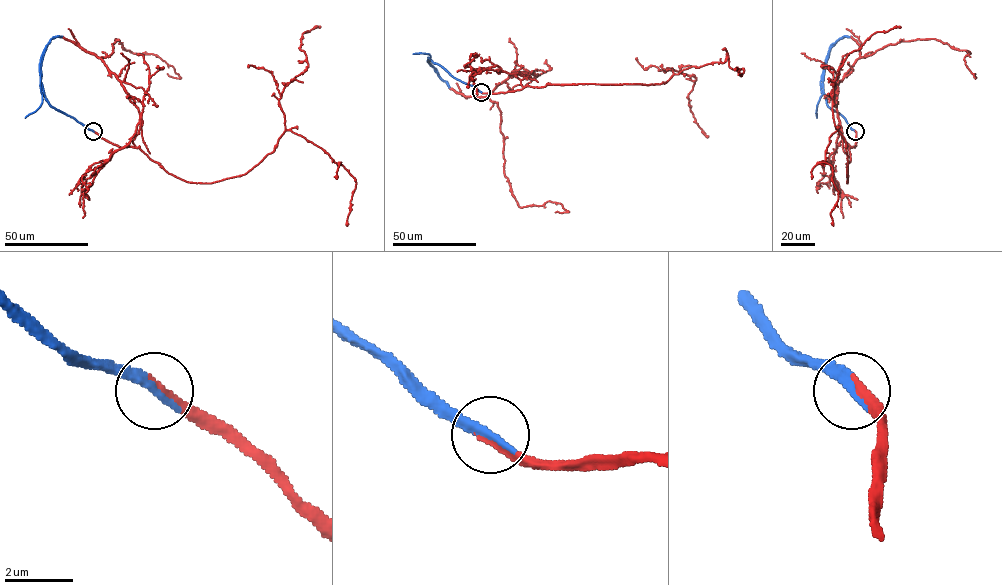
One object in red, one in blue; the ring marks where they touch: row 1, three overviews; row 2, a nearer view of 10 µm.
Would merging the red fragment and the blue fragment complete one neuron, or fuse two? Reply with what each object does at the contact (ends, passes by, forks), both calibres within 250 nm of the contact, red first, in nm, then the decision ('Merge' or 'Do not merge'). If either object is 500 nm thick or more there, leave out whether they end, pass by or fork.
At the ring red ends. At the ring blue ends. Thickness 300 nm (red) against 320 nm. Merge

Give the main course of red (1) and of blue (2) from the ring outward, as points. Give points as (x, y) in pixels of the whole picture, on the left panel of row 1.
1: (93, 131), (188, 182), (246, 173), (284, 132), (279, 99), (308, 66), (302, 34), (320, 26)
2: (93, 131), (50, 105), (41, 82), (42, 54), (39, 69), (42, 102), (25, 118)

